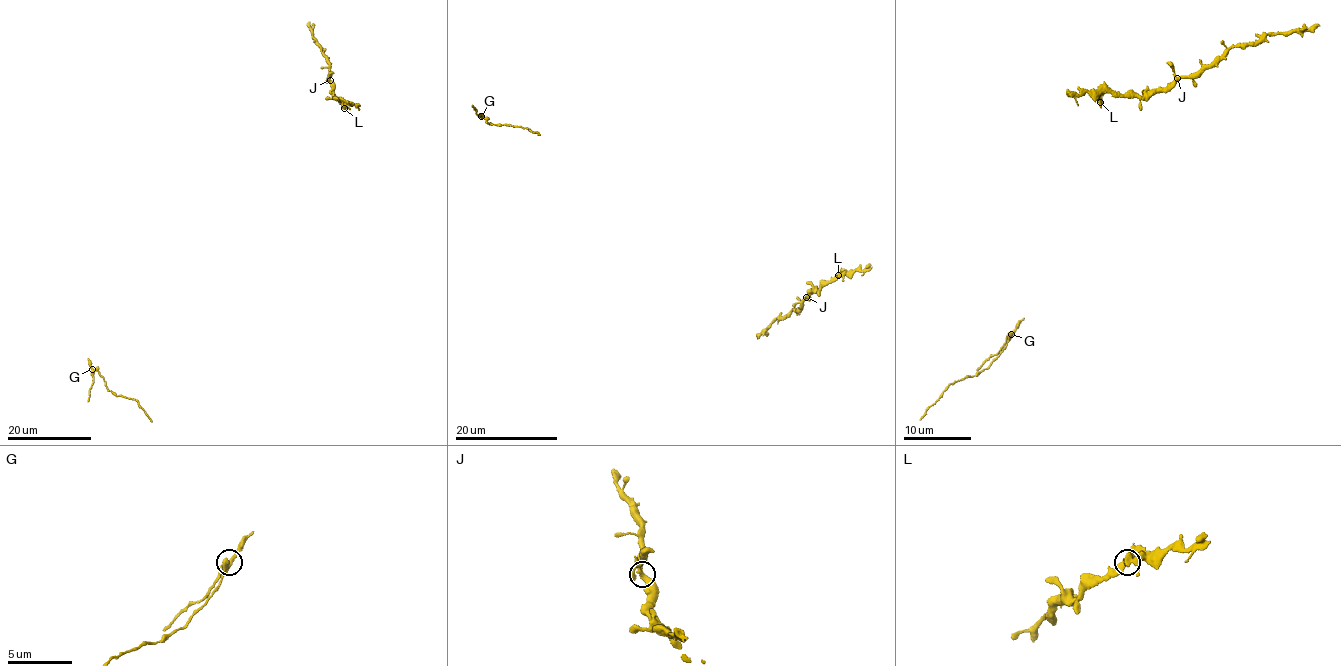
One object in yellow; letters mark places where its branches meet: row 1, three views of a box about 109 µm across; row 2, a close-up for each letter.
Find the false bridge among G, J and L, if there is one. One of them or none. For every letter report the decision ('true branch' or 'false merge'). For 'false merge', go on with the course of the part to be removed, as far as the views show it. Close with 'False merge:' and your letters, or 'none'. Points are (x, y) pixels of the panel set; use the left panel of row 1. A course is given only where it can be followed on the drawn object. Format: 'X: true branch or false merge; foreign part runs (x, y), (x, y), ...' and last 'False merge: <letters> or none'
G: false merge; foreign part runs (92, 369), (93, 380), (88, 401)
J: true branch
L: true branch
False merge: G

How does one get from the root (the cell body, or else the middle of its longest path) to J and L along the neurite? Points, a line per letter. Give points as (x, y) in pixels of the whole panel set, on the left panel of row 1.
J: (326, 100), (333, 96), (330, 80)
L: (326, 100), (342, 100), (344, 108)

